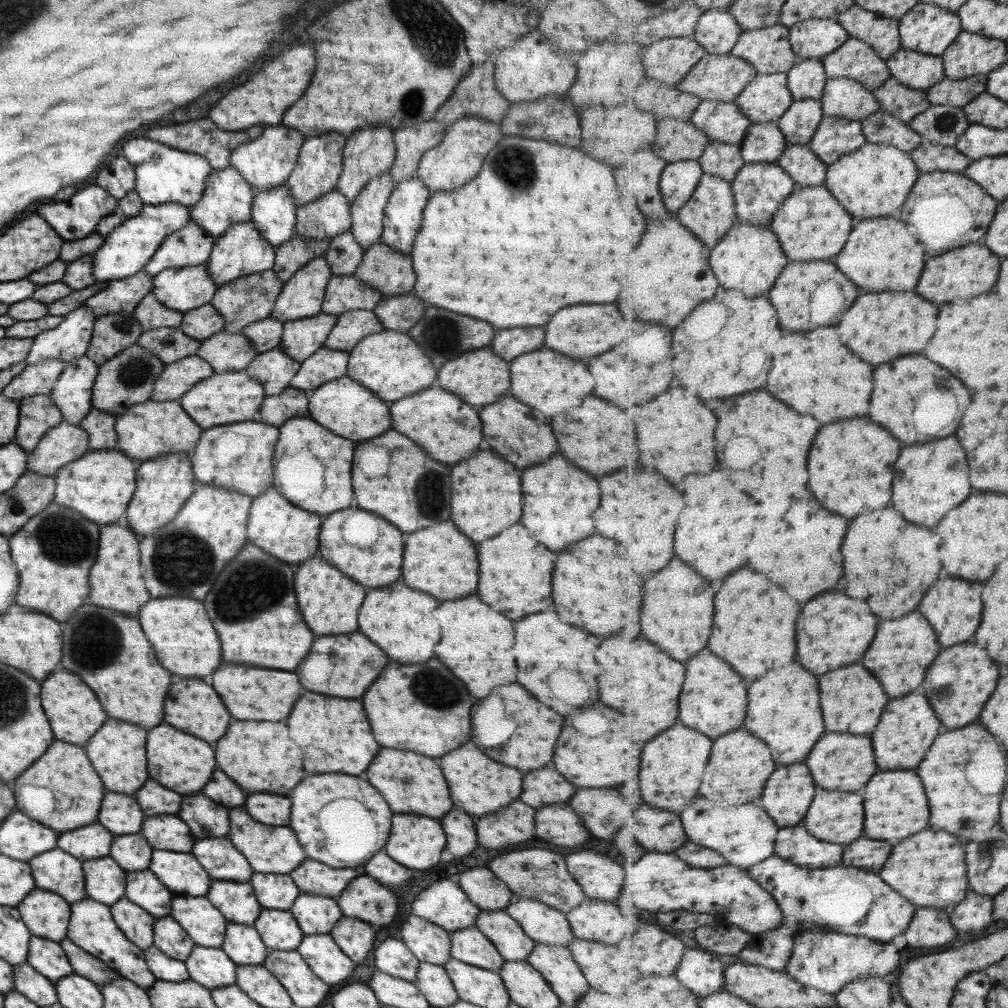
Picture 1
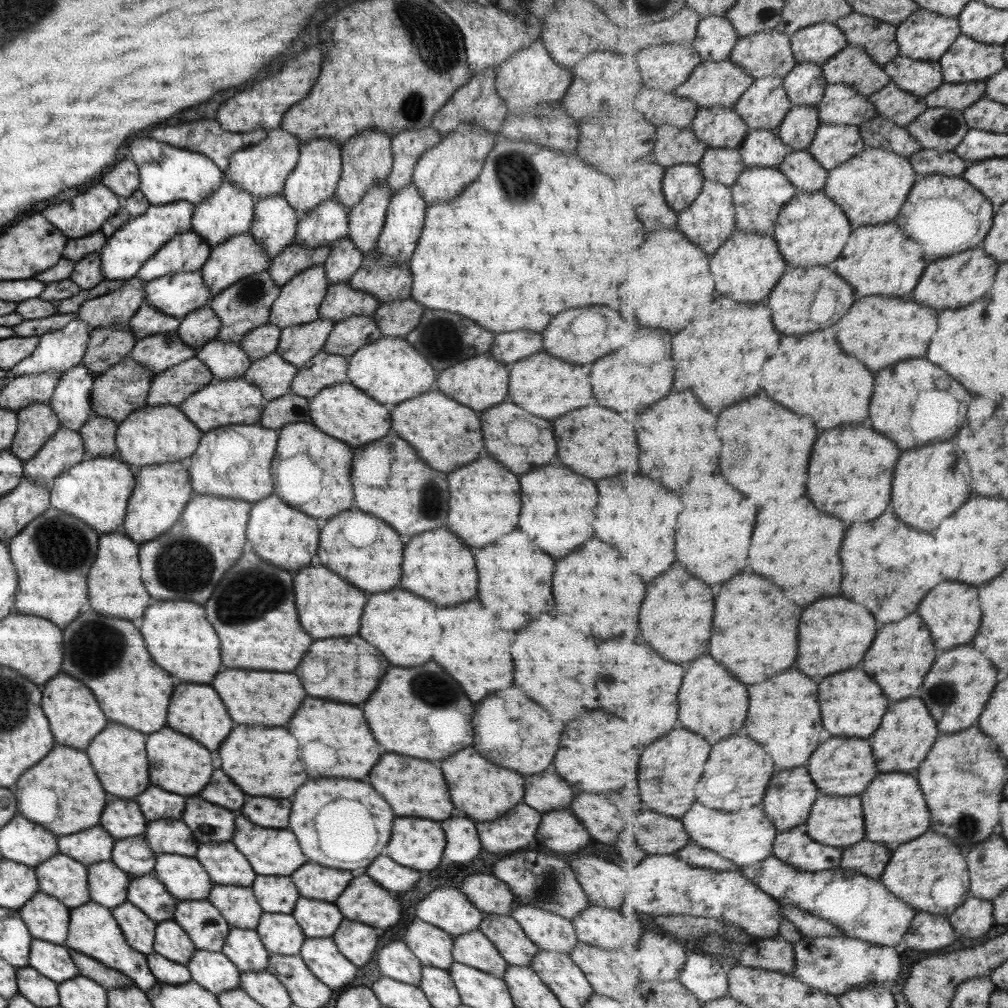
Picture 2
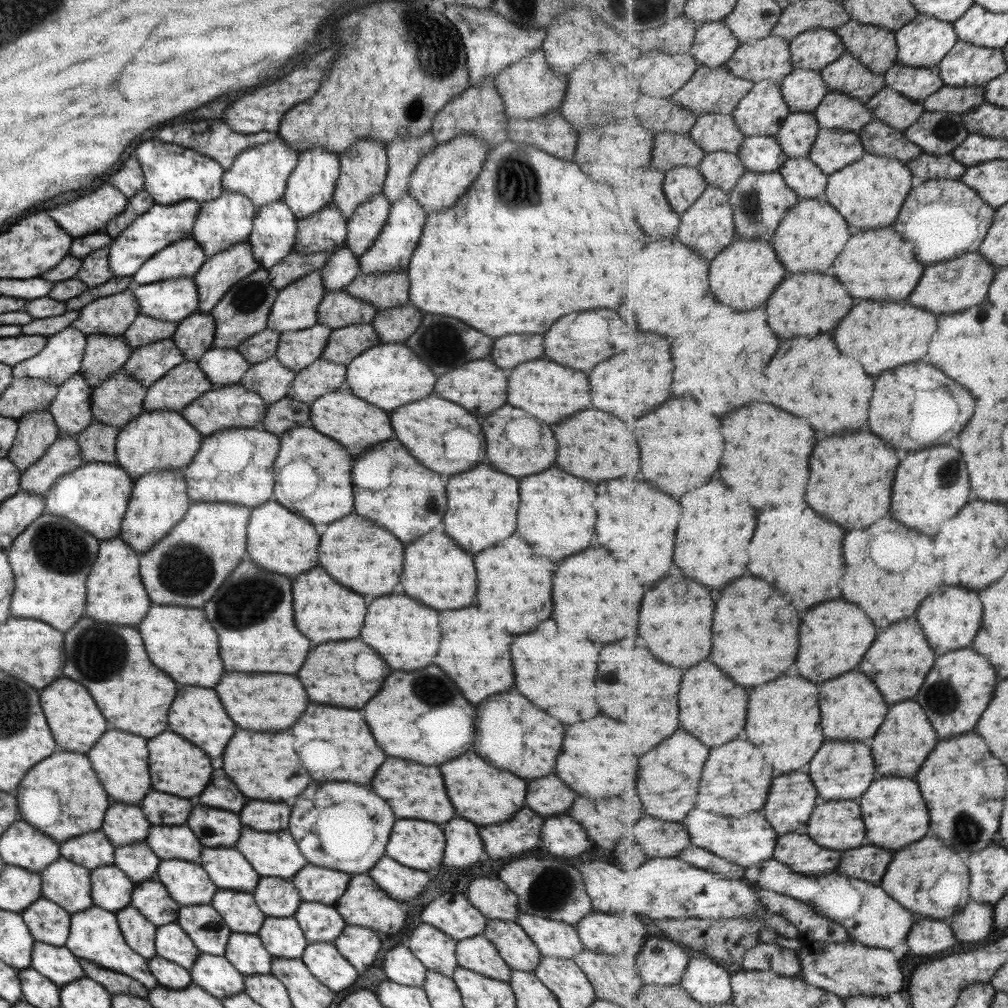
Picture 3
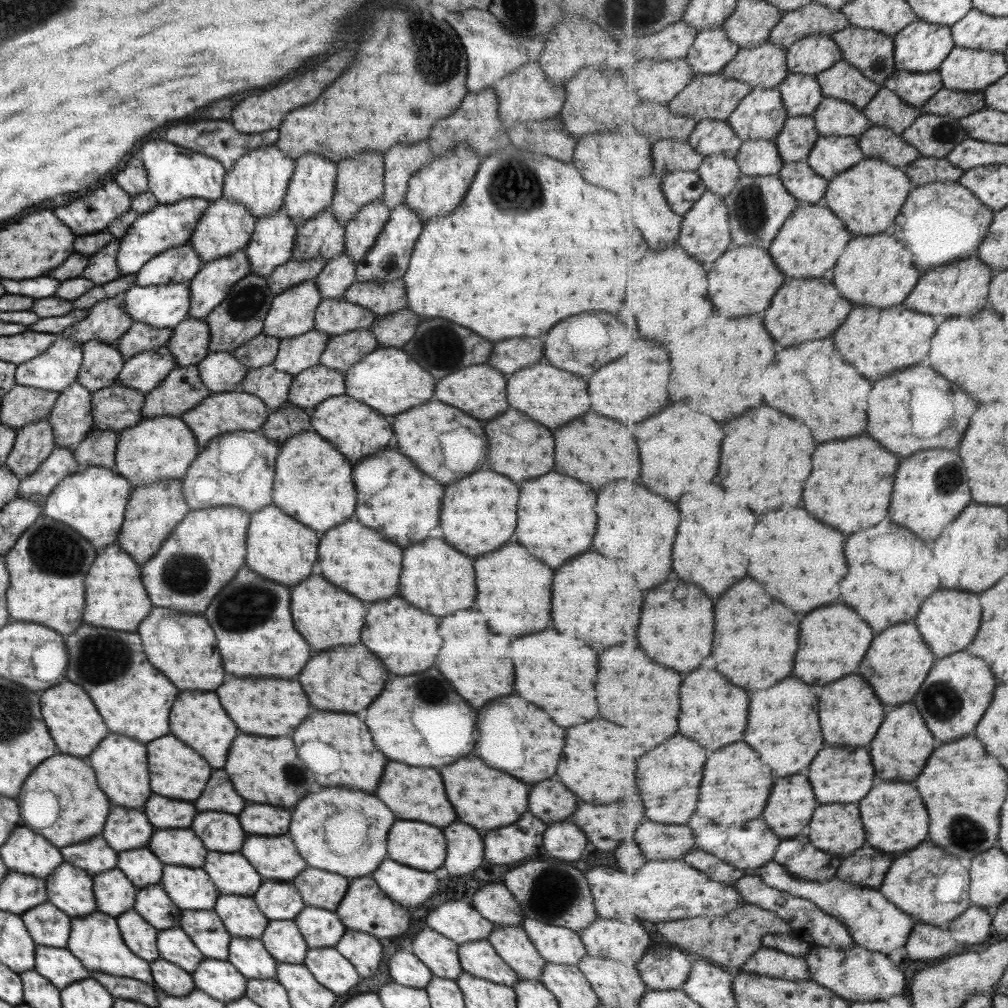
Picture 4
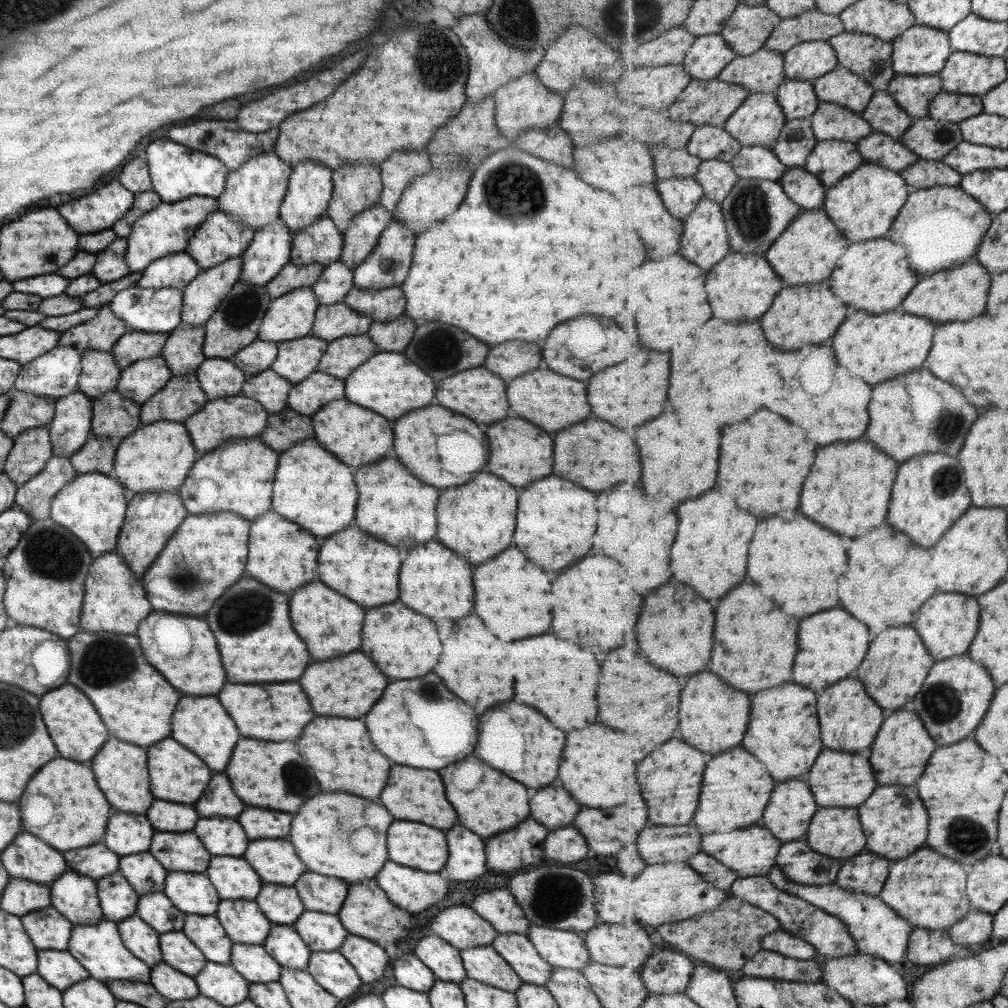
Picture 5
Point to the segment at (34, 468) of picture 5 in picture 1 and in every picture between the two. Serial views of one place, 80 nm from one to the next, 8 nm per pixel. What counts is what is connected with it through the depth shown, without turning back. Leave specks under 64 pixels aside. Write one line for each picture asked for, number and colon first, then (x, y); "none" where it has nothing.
1: (37, 414)
2: (36, 423)
3: (36, 431)
4: (33, 442)

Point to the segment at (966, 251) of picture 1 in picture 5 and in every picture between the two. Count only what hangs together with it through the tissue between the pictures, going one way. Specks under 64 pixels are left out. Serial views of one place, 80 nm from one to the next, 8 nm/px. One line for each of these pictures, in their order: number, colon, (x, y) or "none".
2: (951, 282)
3: (964, 282)
4: (958, 289)
5: (955, 295)

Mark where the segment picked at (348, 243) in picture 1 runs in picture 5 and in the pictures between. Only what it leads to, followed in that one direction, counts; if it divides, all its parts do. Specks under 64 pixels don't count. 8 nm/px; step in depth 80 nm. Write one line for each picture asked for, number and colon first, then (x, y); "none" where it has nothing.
2: (344, 259)
3: (341, 267)
4: (338, 273)
5: (335, 281)

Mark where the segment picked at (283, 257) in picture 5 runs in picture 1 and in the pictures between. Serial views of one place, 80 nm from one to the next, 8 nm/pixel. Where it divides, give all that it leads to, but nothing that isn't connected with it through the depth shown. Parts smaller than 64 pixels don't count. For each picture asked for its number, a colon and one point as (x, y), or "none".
1: (273, 215)
2: (273, 226)
3: (272, 235)
4: (271, 243)

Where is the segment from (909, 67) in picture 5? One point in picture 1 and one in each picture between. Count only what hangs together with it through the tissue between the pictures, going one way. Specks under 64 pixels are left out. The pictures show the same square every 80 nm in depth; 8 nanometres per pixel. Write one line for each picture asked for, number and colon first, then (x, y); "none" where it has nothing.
1: (927, 28)
2: (926, 35)
3: (925, 42)
4: (922, 46)

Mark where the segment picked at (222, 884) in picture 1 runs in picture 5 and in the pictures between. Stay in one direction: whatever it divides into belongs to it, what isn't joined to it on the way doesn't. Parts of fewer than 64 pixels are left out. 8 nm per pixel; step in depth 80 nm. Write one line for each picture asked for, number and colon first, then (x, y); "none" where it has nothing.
2: (237, 906)
3: (238, 911)
4: (240, 916)
5: (243, 923)

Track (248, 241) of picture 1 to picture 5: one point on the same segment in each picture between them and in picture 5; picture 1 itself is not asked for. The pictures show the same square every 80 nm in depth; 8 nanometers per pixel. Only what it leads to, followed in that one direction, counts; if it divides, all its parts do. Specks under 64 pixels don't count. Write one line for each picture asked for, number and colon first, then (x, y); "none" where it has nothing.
2: (239, 256)
3: (216, 275)
4: (208, 287)
5: (200, 298)

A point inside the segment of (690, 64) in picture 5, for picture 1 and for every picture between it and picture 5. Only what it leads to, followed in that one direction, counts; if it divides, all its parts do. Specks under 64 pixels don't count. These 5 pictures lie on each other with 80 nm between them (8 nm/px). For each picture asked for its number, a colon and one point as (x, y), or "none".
1: (718, 32)
2: (717, 37)
3: (715, 45)
4: (713, 50)

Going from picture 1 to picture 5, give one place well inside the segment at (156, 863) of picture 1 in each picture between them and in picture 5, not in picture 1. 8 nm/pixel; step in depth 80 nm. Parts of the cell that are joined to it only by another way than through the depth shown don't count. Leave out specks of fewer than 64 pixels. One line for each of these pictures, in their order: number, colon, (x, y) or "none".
2: (183, 878)
3: (187, 884)
4: (188, 888)
5: (191, 893)

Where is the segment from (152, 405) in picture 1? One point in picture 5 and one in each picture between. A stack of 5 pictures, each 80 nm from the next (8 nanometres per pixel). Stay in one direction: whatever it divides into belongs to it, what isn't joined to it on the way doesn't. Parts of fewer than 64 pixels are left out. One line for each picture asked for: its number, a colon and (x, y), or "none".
2: (151, 435)
3: (160, 440)
4: (160, 448)
5: (156, 458)

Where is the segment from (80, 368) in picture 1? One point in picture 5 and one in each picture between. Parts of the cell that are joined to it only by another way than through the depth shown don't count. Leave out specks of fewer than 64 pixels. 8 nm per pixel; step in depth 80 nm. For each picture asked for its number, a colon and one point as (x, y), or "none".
2: (70, 402)
3: (70, 409)
4: (70, 418)
5: (69, 428)

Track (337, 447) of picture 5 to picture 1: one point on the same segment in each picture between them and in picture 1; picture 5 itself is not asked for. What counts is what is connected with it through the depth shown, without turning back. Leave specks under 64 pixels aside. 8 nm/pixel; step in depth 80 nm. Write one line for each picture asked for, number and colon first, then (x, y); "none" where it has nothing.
1: (342, 406)
2: (342, 412)
3: (356, 425)
4: (355, 430)

